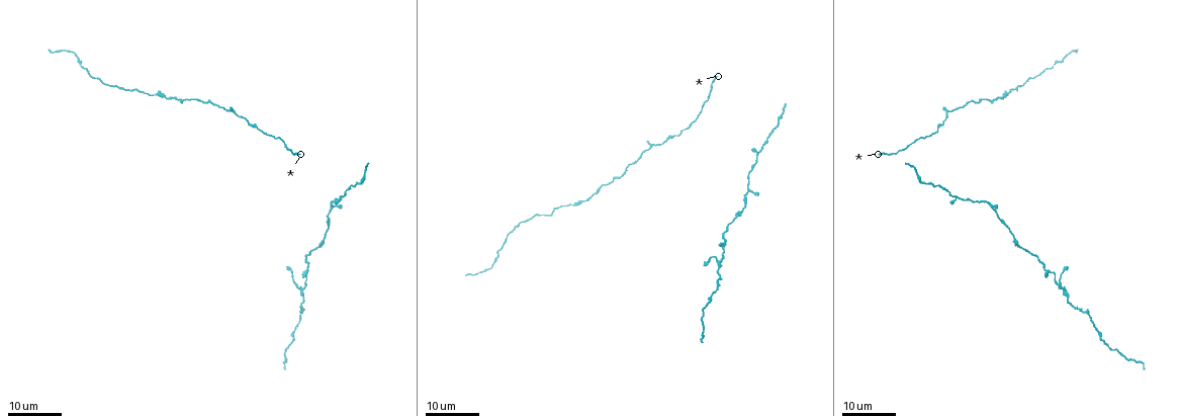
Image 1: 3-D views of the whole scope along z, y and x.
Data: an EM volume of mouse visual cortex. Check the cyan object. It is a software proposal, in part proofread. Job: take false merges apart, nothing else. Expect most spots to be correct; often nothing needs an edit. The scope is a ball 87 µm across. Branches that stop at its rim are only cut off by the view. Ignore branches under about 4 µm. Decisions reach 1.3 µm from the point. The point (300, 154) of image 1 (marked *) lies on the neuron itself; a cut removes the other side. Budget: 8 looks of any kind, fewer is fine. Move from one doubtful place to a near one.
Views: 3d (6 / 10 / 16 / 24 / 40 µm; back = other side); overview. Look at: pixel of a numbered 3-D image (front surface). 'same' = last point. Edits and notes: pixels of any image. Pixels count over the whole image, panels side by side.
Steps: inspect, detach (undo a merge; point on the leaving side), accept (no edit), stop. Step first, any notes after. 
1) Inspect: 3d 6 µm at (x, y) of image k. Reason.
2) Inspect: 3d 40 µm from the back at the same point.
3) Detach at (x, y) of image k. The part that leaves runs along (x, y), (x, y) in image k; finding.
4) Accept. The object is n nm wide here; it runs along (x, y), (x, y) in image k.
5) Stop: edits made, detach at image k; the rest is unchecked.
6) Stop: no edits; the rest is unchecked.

Inspect: 3d 16 µm at (960, 200) of image 1. Three arms meet.

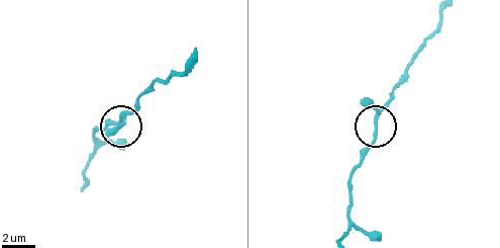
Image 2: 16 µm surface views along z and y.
Inspect: 3d 10 µm at (121, 119) of image 2.

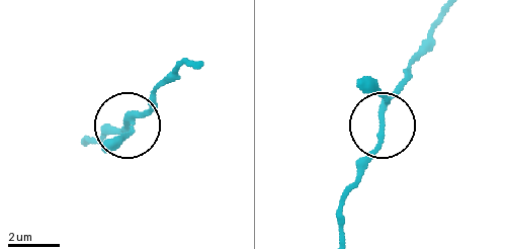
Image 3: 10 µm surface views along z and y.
Accept. One neuron here.

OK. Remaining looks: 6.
Inspect: 3d 24 µm at (998, 217) of image 1. Thick turns thin.

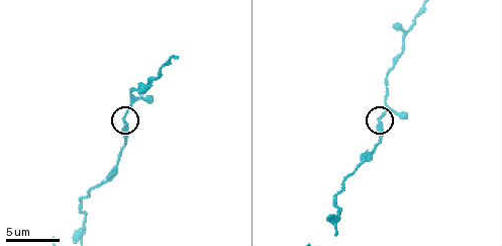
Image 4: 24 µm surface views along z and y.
Inspect: 3d 6 µm at (123, 119) of image 4. Zoom in.

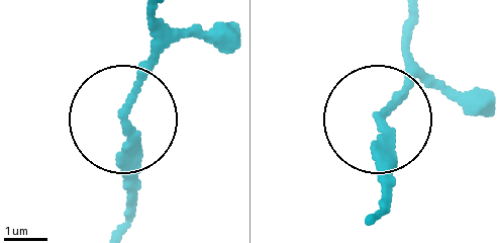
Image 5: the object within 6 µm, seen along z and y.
Accept. One neuron here.

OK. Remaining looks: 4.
Inspect: 3d 24 µm at (1094, 329) of image 1. Narrows sharply.

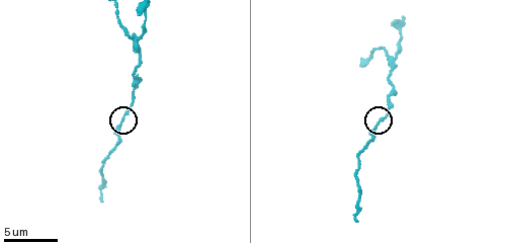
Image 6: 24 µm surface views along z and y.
Inspect: 3d 6 µm at (122, 120) of image 6. Zoom in.

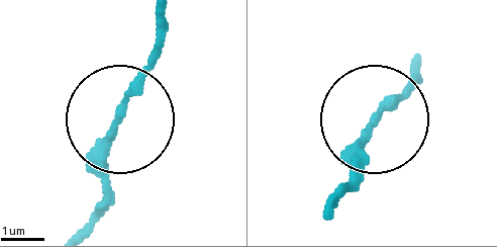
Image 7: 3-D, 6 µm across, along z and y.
Accept. The object is 170 nm wide here; continuous, no second neuron.

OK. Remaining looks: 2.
Inspect: 3d 6 µm at (133, 35) of image 6. Branch point.

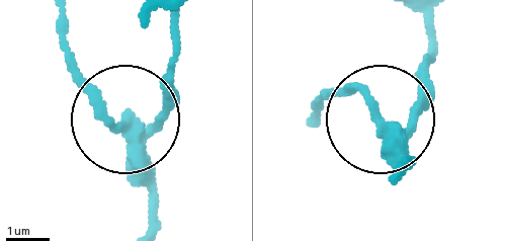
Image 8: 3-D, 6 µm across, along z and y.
Accept. 3 arms meet here; it runs along (174, 18), (174, 94), (152, 124), (108, 116), (69, 65) in image 8; all the same neuron.

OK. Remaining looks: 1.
Stop: no edits; the rest is unchecked.

